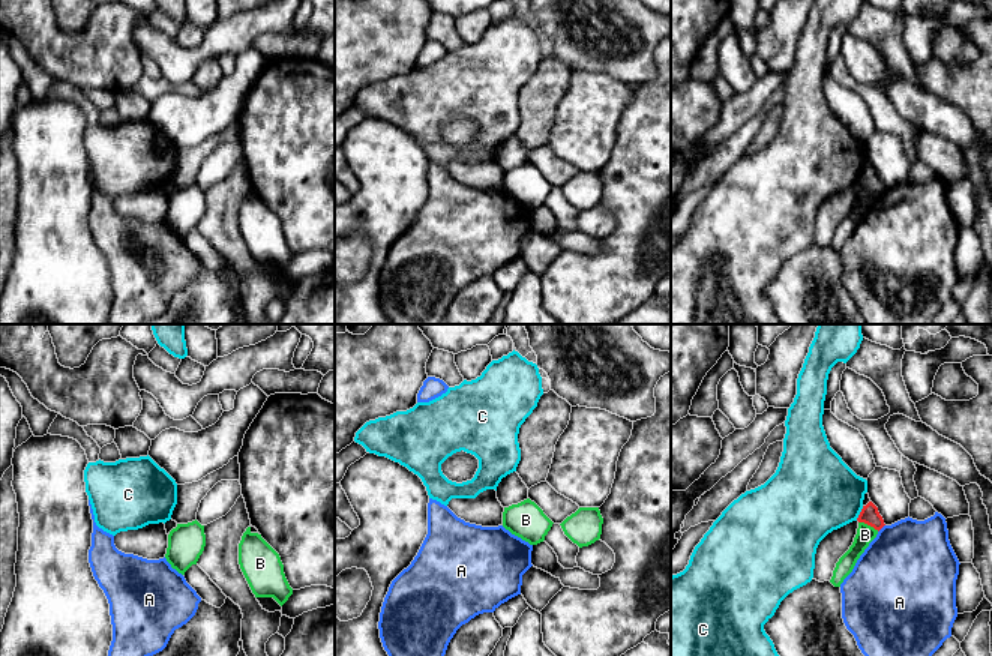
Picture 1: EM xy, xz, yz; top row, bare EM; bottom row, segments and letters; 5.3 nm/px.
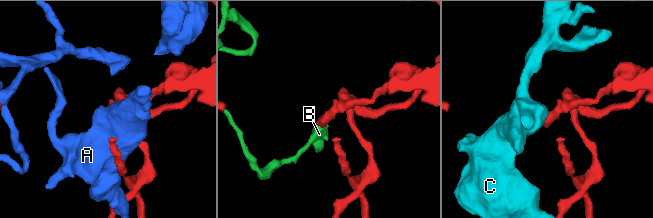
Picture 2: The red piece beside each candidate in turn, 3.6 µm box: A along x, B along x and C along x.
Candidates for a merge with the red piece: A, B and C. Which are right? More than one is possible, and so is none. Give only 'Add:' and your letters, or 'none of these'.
Add: none of these

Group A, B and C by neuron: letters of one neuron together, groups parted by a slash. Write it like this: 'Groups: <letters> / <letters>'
Groups: A / B / C

